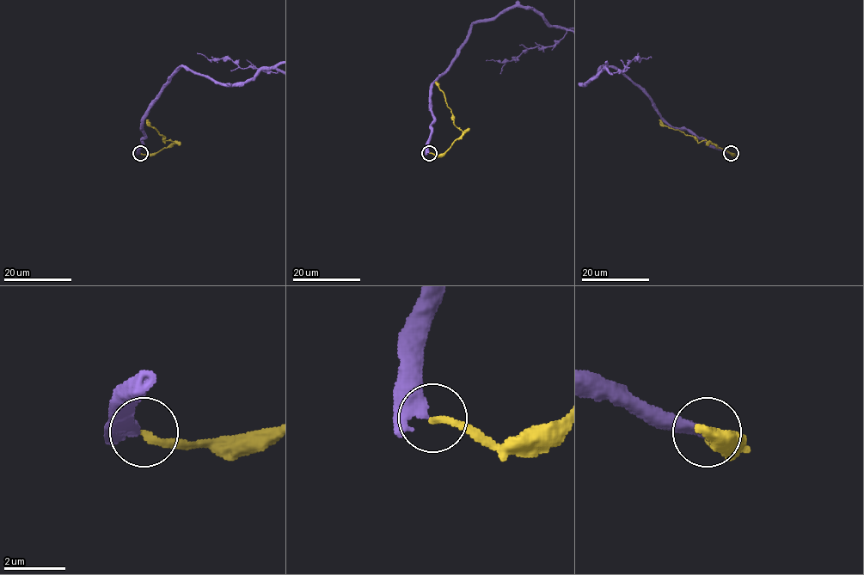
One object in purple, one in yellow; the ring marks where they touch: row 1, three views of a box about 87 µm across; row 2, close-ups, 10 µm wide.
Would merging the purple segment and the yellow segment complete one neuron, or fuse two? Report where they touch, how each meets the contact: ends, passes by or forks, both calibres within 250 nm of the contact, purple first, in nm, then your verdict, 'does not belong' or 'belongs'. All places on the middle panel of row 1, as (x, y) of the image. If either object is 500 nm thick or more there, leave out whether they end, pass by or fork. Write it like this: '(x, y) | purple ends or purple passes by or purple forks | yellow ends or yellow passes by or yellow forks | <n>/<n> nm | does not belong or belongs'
(429, 153) | purple forks | yellow ends | 240/240 nm | does not belong

